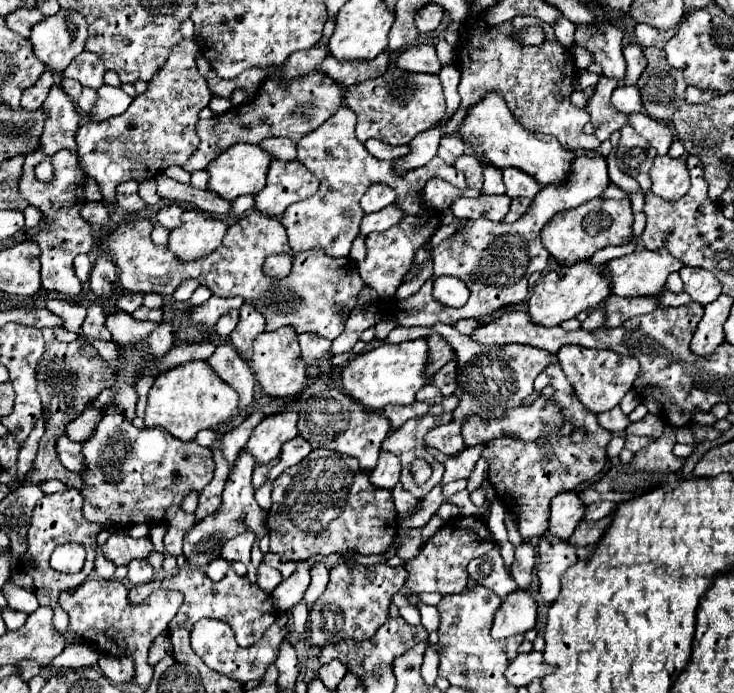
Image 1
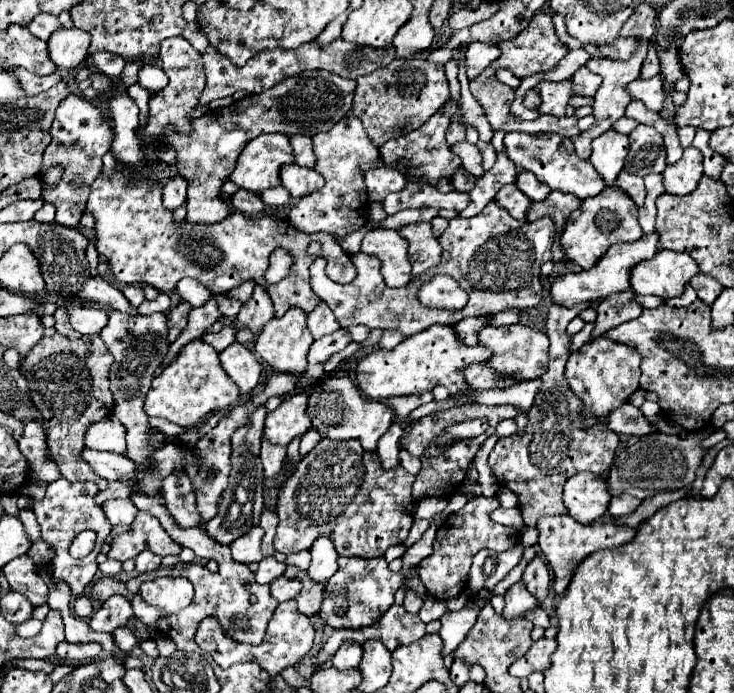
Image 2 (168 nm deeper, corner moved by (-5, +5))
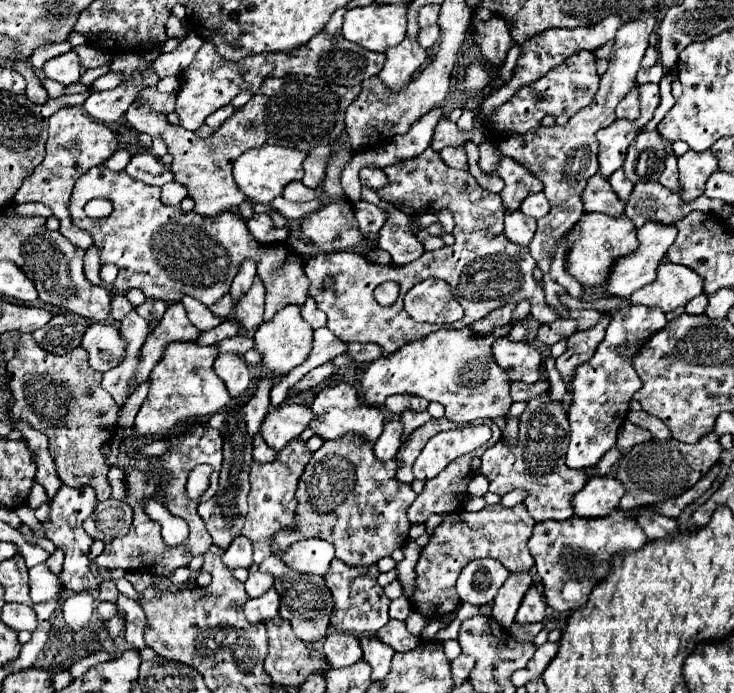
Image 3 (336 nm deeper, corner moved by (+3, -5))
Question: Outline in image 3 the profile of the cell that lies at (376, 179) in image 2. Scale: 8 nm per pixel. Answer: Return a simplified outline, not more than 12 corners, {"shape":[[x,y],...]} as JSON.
{"shape":[[377,166],[361,168],[361,184],[375,190],[387,184]]}

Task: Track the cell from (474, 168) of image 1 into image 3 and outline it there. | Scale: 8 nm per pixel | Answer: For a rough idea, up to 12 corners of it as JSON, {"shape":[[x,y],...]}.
{"shape":[[447,146],[441,160],[459,170],[467,170],[463,146]]}

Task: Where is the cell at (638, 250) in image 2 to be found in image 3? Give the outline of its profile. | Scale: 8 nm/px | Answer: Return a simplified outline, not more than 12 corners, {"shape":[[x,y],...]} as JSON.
{"shape":[[647,222],[639,248],[615,262],[607,292],[629,298],[653,282],[677,238],[673,224]]}

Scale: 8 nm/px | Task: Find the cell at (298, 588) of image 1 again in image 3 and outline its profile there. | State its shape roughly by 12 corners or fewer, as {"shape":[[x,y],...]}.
{"shape":[[269,588],[247,600],[245,616],[251,624],[279,616],[279,596]]}

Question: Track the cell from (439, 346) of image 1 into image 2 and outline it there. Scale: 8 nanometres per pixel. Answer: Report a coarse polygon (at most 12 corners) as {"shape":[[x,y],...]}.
{"shape":[[465,318],[455,334],[465,346],[477,344],[477,330],[487,318]]}

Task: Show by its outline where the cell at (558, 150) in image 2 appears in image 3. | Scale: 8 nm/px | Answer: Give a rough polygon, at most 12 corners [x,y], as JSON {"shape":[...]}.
{"shape":[[591,176],[585,212],[621,216],[625,202],[601,176]]}

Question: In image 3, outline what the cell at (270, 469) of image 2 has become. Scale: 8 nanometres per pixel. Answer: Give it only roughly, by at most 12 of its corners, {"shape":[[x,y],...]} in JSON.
{"shape":[[261,434],[253,440],[253,458],[269,462],[277,452],[265,444]]}

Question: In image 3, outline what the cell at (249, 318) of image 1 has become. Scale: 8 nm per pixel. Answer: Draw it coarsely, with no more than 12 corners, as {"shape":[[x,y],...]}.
{"shape":[[255,276],[249,292],[235,304],[243,330],[263,322],[265,286]]}

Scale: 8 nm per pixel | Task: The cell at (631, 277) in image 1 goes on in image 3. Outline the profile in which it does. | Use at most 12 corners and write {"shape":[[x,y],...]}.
{"shape":[[663,262],[657,280],[633,292],[633,304],[671,312],[703,294],[703,278]]}

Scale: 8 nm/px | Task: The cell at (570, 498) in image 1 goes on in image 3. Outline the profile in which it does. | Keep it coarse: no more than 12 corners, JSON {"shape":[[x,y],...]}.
{"shape":[[589,478],[573,498],[577,516],[601,518],[619,506],[625,486]]}

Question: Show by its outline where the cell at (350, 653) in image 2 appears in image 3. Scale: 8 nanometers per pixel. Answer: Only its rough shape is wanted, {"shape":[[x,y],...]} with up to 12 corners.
{"shape":[[329,632],[323,652],[333,668],[363,658],[359,638]]}

